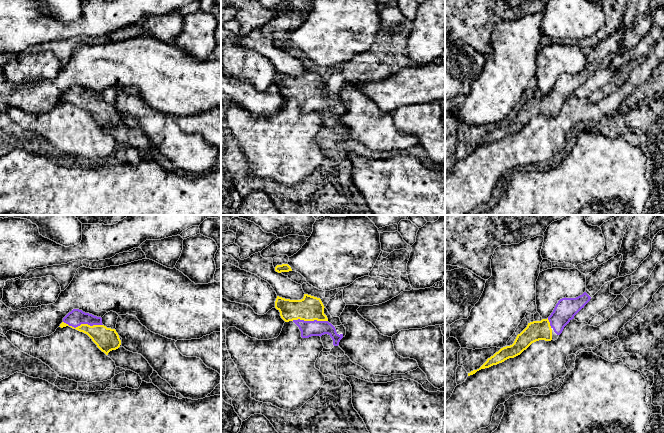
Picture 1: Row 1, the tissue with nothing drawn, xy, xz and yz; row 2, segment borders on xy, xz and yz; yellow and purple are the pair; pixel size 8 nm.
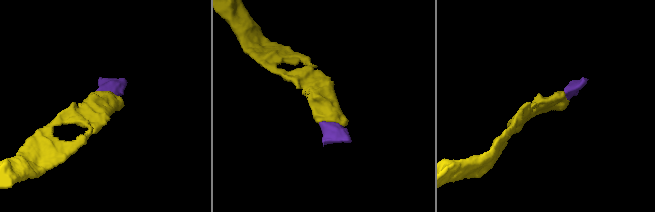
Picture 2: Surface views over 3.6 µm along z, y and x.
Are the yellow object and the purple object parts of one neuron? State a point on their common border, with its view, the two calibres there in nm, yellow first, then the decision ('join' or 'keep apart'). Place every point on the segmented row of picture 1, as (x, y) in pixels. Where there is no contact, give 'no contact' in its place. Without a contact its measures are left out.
xy (83, 324) | 190/140 nm | join

